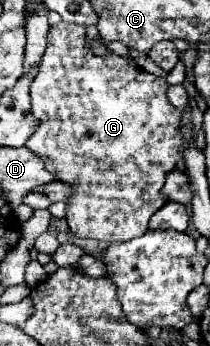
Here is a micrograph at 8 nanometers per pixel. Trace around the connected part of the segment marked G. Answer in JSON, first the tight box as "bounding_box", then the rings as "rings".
{"bounding_box":[26,21,182,243],"rings":[[[60,21],[58,25],[52,25],[48,31],[48,45],[46,45],[46,53],[40,61],[40,71],[32,81],[30,93],[32,93],[32,113],[38,115],[40,125],[34,131],[34,135],[28,139],[26,147],[30,151],[34,151],[38,157],[44,159],[44,165],[48,171],[52,171],[56,175],[58,181],[68,183],[72,187],[72,195],[66,207],[66,221],[70,225],[70,231],[76,237],[90,237],[90,239],[100,239],[106,243],[112,241],[130,241],[134,237],[140,237],[142,233],[148,231],[148,221],[150,217],[168,203],[166,195],[162,195],[162,187],[166,181],[166,175],[170,171],[176,169],[178,161],[182,161],[182,135],[178,135],[178,127],[182,127],[182,111],[178,111],[166,97],[168,91],[168,83],[162,77],[156,77],[144,69],[140,69],[138,65],[134,65],[134,61],[130,57],[118,57],[116,53],[104,53],[104,55],[94,55],[94,51],[90,49],[90,43],[86,41],[86,25],[76,25],[76,23],[64,23]]]}

